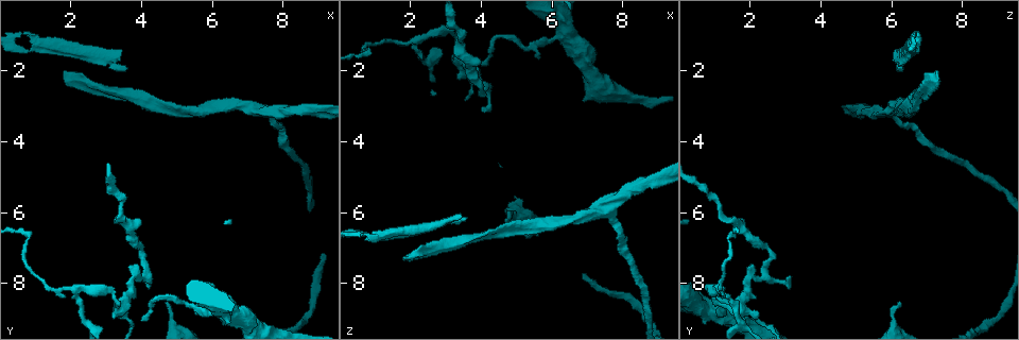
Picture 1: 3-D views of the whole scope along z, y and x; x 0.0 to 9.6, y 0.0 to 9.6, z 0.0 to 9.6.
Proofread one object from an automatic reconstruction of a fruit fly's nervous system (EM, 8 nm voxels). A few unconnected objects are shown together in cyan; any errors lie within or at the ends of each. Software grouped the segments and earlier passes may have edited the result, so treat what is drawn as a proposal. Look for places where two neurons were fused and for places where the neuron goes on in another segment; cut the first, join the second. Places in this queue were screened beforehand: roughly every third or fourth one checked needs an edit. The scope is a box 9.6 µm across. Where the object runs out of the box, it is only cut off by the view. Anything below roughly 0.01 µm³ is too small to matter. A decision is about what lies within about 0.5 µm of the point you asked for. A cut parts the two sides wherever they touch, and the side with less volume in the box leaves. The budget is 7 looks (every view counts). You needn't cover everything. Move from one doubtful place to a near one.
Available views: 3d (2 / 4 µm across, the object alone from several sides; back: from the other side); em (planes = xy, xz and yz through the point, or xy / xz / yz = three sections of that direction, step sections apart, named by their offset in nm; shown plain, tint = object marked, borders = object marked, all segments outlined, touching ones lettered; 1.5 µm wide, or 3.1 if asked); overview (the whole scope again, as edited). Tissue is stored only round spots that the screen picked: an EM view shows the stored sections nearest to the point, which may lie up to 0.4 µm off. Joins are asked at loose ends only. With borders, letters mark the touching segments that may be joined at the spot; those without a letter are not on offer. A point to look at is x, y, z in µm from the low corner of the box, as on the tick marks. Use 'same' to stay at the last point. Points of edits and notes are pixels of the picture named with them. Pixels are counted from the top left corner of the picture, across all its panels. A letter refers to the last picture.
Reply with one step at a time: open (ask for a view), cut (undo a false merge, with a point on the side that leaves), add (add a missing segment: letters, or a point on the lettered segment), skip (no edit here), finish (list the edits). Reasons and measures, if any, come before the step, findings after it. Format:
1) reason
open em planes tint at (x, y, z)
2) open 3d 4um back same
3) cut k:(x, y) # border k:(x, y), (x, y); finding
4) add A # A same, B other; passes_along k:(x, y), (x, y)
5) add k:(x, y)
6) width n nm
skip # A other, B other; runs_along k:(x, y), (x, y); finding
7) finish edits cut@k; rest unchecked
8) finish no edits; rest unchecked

three-way junction
open 3d 4um at (6.35, 8.90, 1.05)

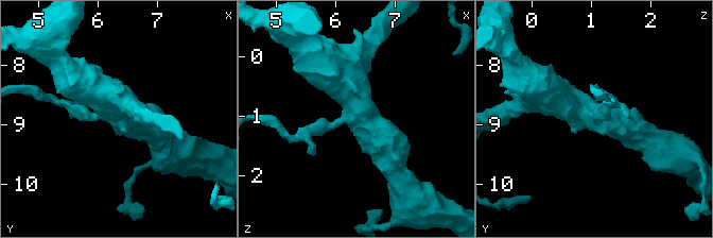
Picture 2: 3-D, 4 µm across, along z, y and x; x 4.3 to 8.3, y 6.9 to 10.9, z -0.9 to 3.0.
arms 3; arm_widths 190, 460, 500 nm
open em xz step 8 tint at (6.35, 8.85, 1.05)

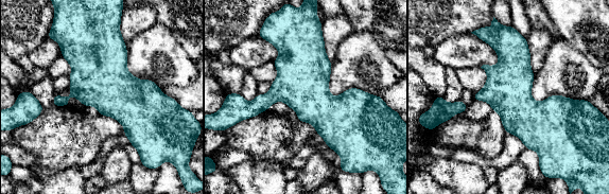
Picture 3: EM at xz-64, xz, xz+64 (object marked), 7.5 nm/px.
see the neighbours
open em xz step 8 borders same

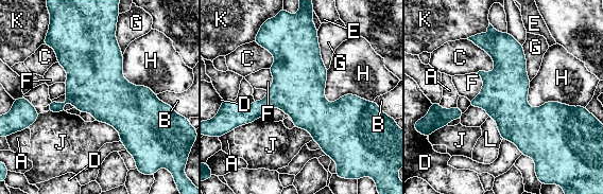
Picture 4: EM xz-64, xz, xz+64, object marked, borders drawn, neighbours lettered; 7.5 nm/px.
skip # A other, B other, C other, D other, E other, F other, G other, H other, J other, K other, L other; one neuron here

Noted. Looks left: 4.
sharp bend
open 3d 4um at (3.10, 8.25, 0.90)

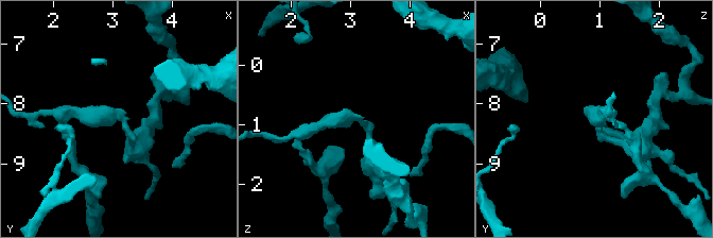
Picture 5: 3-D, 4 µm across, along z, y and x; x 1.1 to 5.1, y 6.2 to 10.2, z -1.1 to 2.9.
arm_widths 190, 240 nm
open em planes borders at (3.10, 8.25, 0.95)

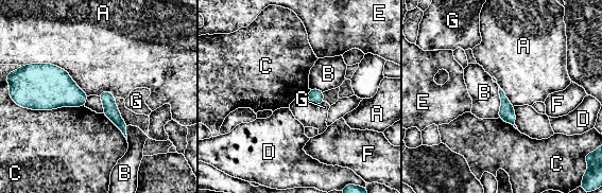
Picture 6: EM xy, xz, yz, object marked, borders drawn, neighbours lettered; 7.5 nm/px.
width 20 nm
cut 6:(112, 111) # A other, B other, C other, D other, E other, F other, G other; border 6:(122, 120), (117, 125); a second neuron is stuck on

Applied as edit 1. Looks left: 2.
finish edits cut@6; rest unchecked

